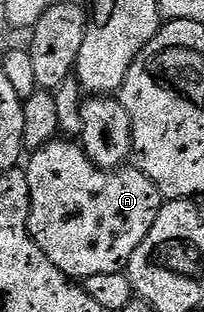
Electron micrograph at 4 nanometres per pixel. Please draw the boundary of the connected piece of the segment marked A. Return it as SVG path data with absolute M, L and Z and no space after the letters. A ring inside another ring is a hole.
M71 140L46 142L40 150L34 151L26 159L25 169L29 180L31 211L27 221L27 231L38 244L41 252L58 270L72 280L82 280L98 276L104 272L117 272L126 267L128 260L141 248L141 240L149 236L153 220L164 204L159 189L145 176L142 170L131 164L124 164L117 170L100 170L89 160L82 145Z

